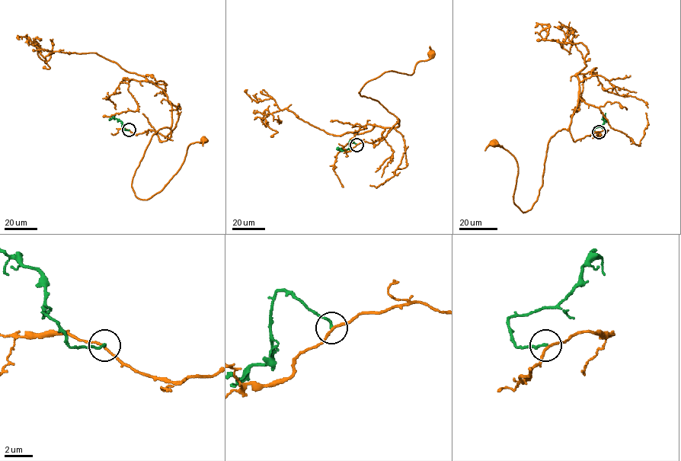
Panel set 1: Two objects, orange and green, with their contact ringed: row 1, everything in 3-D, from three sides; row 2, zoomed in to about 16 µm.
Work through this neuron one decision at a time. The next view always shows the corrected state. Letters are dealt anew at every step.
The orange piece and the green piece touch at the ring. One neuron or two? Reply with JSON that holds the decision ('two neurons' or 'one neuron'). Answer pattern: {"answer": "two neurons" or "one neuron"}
{"answer": "two neurons"}

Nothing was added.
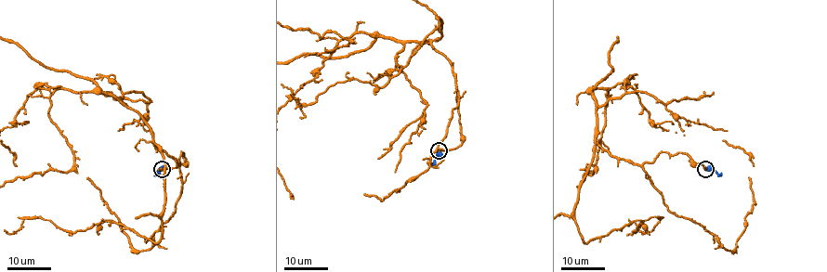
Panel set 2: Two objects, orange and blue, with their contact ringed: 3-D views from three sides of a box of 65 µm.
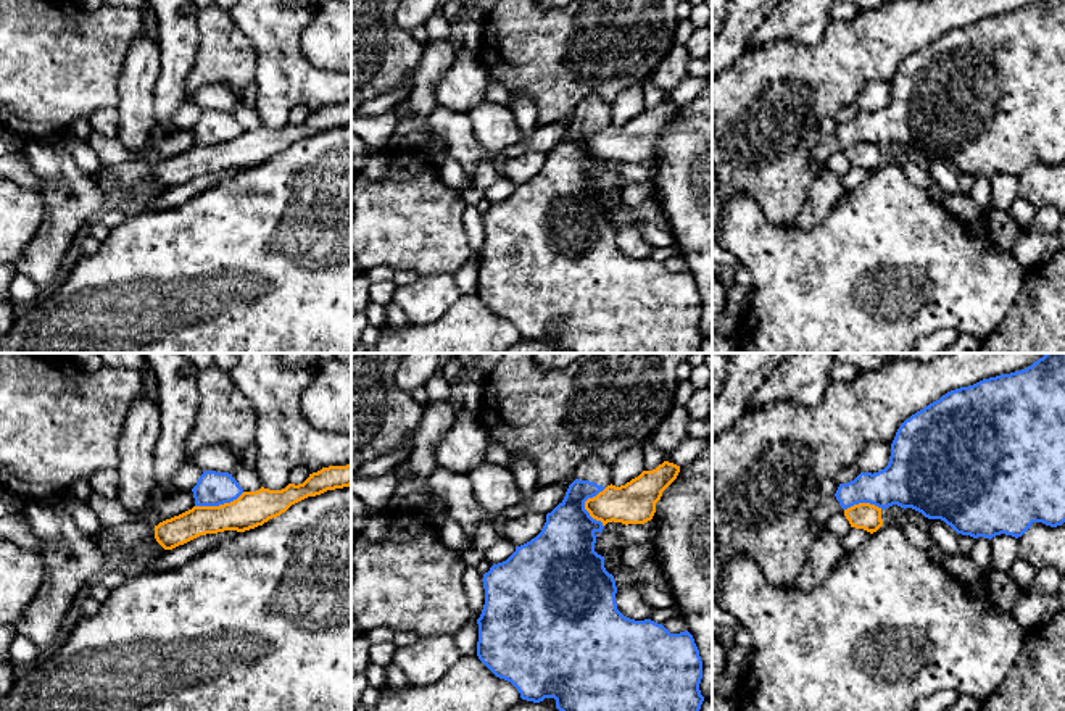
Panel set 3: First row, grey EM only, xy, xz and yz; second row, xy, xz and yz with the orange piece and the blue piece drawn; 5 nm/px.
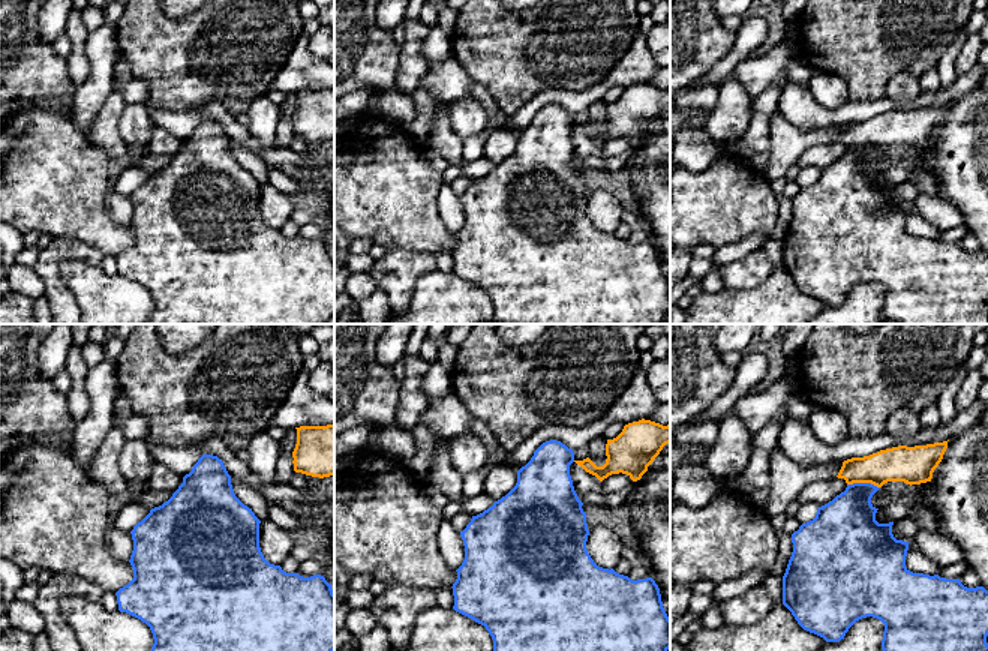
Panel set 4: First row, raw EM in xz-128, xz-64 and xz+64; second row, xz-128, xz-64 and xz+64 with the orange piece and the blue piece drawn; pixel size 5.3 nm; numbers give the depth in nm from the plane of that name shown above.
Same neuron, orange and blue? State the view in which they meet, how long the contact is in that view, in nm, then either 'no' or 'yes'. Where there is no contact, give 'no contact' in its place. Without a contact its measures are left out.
meets orange in xz; contact 200 nm long; no

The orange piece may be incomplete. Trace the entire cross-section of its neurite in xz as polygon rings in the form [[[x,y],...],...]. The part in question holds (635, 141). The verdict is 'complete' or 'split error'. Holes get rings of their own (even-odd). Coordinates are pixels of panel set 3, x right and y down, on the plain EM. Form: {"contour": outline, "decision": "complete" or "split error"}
{"contour": [[[664,100],[653,110],[643,110],[625,124],[607,124],[585,140],[585,148],[603,164],[607,161],[644,163],[653,158],[662,131],[677,118],[680,105]]], "decision": "complete"}

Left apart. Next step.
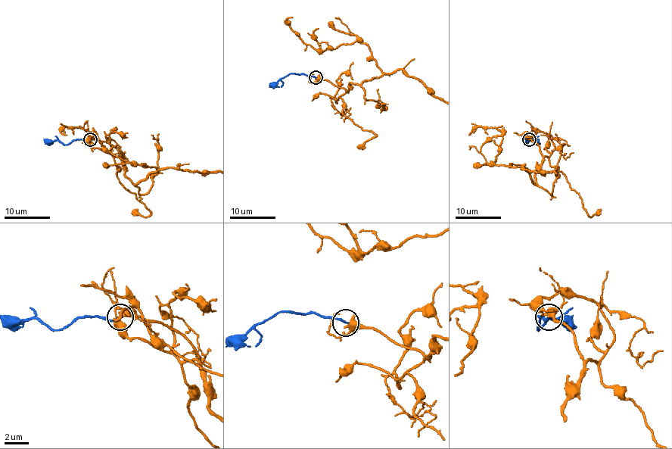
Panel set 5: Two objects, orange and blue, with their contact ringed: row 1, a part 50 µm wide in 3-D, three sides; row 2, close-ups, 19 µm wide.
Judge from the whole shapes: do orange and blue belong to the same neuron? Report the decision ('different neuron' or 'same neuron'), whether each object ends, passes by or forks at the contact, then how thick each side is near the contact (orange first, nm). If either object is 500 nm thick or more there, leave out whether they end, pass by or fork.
same neuron; orange passes by; blue ends; calibres 400 and 170 nm

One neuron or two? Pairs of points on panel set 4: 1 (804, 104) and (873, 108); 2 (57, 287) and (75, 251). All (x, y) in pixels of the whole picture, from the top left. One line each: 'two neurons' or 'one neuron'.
1: one neuron
2: one neuron

